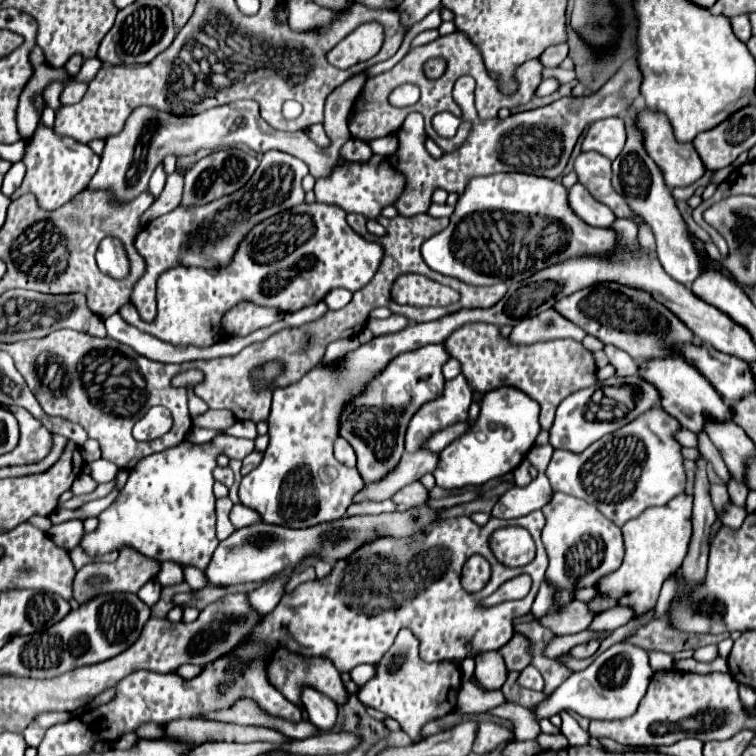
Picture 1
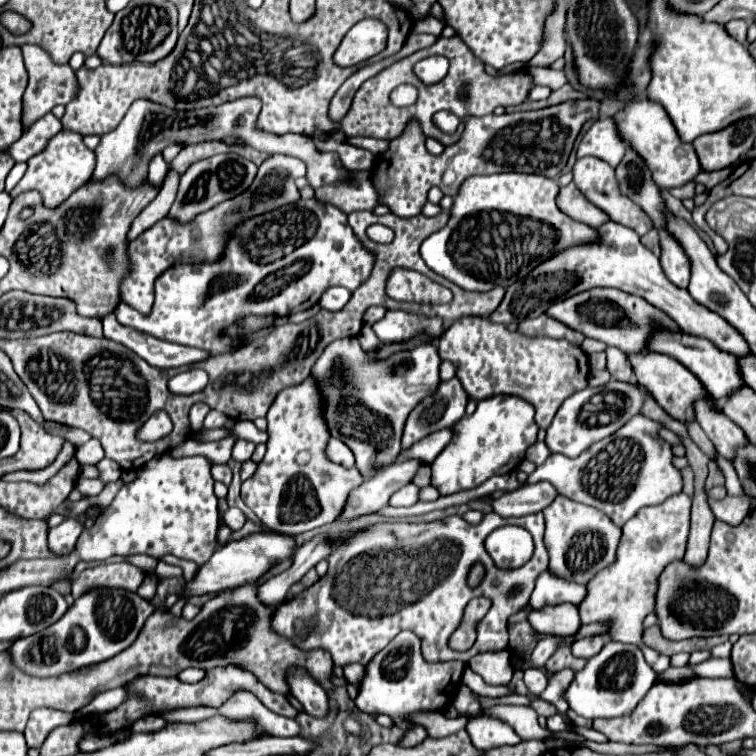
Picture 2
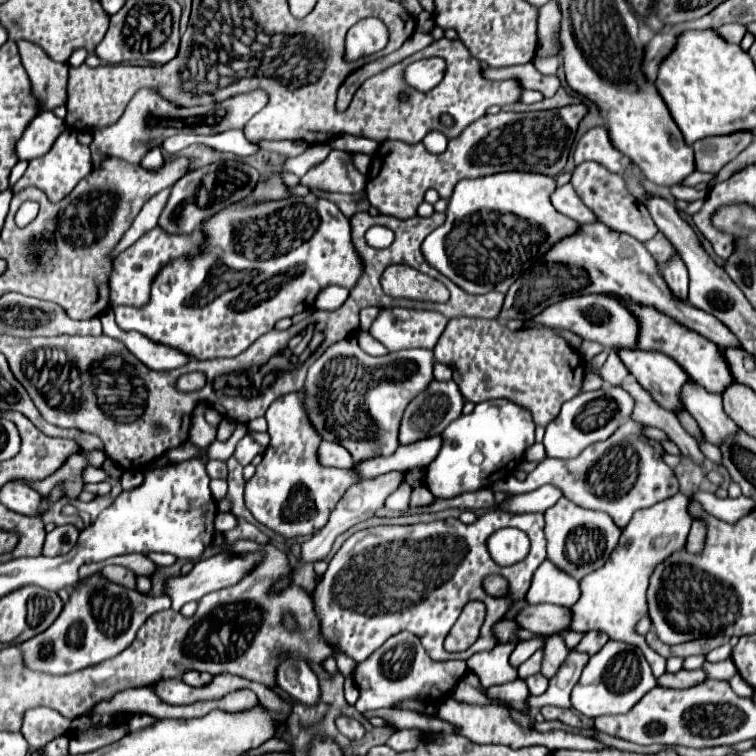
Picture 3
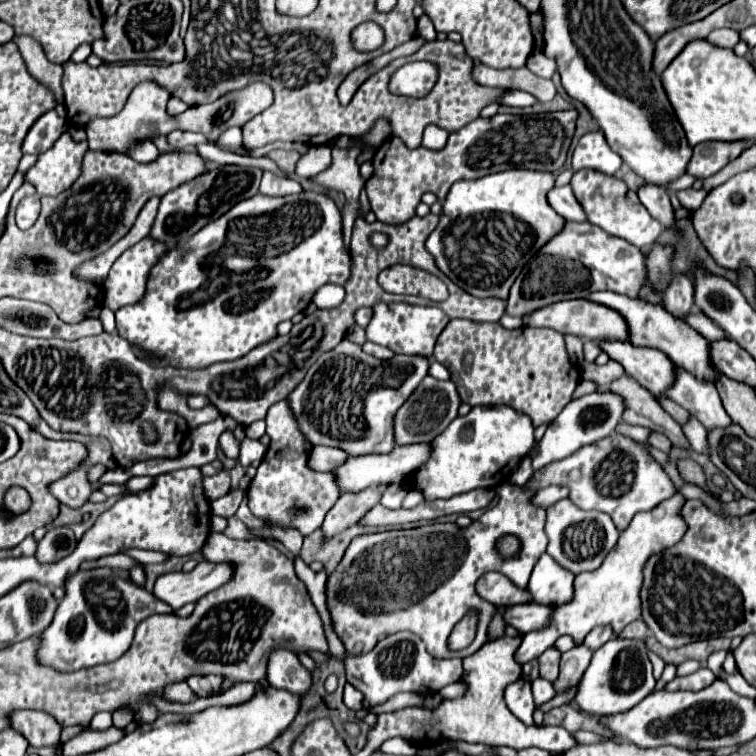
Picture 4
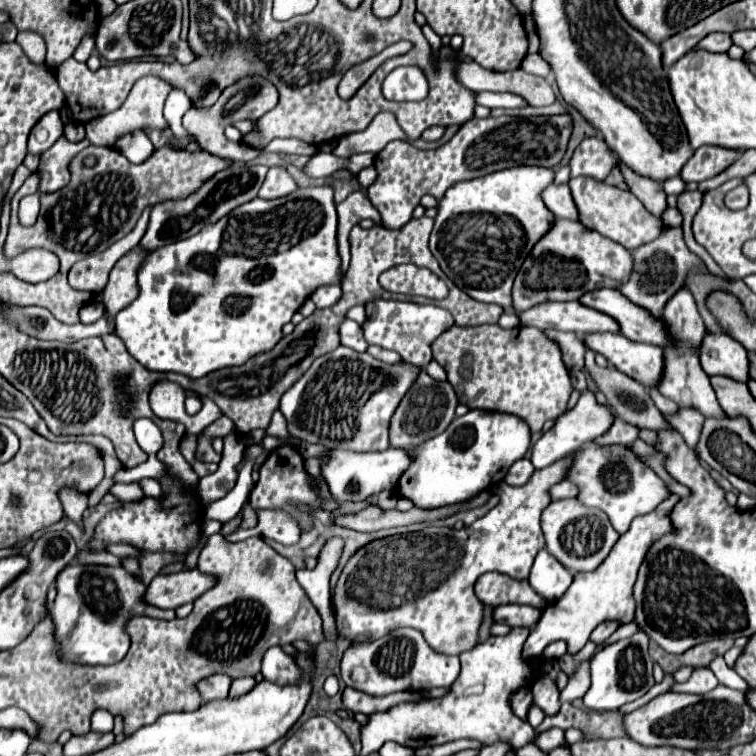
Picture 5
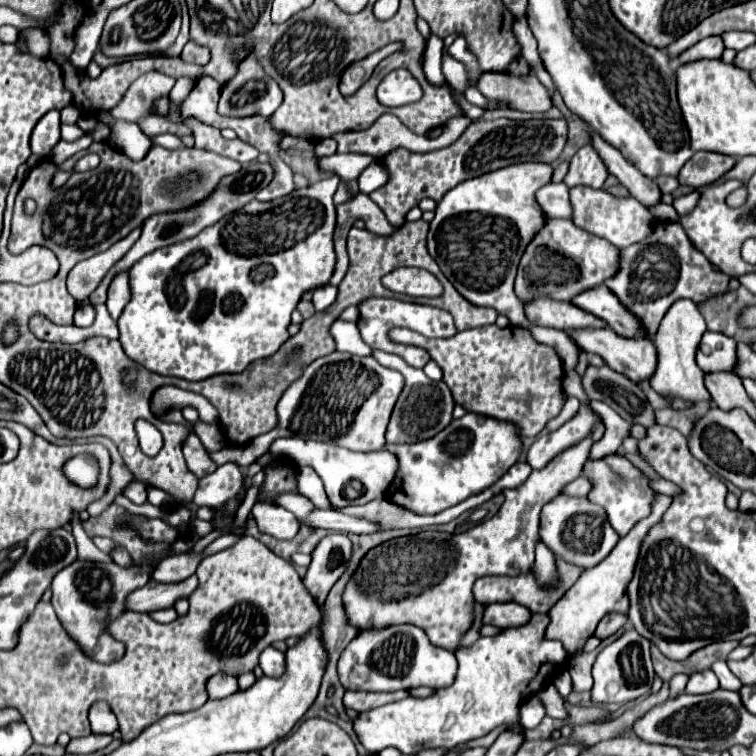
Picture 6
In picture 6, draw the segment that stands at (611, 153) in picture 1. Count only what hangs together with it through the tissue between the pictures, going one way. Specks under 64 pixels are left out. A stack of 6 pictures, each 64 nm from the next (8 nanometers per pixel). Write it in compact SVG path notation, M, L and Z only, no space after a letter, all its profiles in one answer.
M592 144L582 146L570 160L570 170L564 178L564 182L572 186L592 186L602 188L604 180L608 178L608 168L604 168L604 160L600 160L600 154Z

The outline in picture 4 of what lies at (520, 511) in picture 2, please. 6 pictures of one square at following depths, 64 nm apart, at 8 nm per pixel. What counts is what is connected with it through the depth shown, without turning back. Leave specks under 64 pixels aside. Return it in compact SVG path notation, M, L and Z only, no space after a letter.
M546 486L542 490L538 490L534 496L532 496L532 504L534 506L540 506L540 508L548 508L552 504L556 504L558 500L566 498L568 496L568 488L562 488L562 486Z

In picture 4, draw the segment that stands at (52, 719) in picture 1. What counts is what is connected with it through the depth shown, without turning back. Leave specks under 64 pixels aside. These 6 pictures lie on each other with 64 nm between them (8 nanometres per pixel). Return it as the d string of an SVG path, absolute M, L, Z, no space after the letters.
M18 710L12 716L14 728L26 736L30 746L54 746L60 740L62 726L56 724L46 712L35 710Z

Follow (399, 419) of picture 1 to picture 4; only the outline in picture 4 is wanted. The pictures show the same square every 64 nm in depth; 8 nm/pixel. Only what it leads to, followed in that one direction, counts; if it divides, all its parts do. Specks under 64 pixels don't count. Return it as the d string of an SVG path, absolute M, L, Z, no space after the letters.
M344 338L336 348L324 352L306 372L306 378L300 382L300 386L288 396L290 406L298 418L300 430L308 436L312 444L324 444L324 446L336 446L346 450L350 456L364 456L364 454L388 454L396 442L394 442L394 416L398 408L408 400L408 396L420 386L420 380L428 374L430 358L424 360L424 356L404 356L396 354L390 360L380 360L374 356L368 356L358 344Z

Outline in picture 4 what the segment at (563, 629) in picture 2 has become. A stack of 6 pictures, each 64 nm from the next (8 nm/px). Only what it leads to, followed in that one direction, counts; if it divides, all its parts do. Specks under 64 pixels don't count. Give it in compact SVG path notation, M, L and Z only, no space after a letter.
M518 604L518 606L508 606L504 610L504 620L506 624L518 628L520 632L532 632L534 628L546 628L548 620L552 618L552 608L544 604Z

